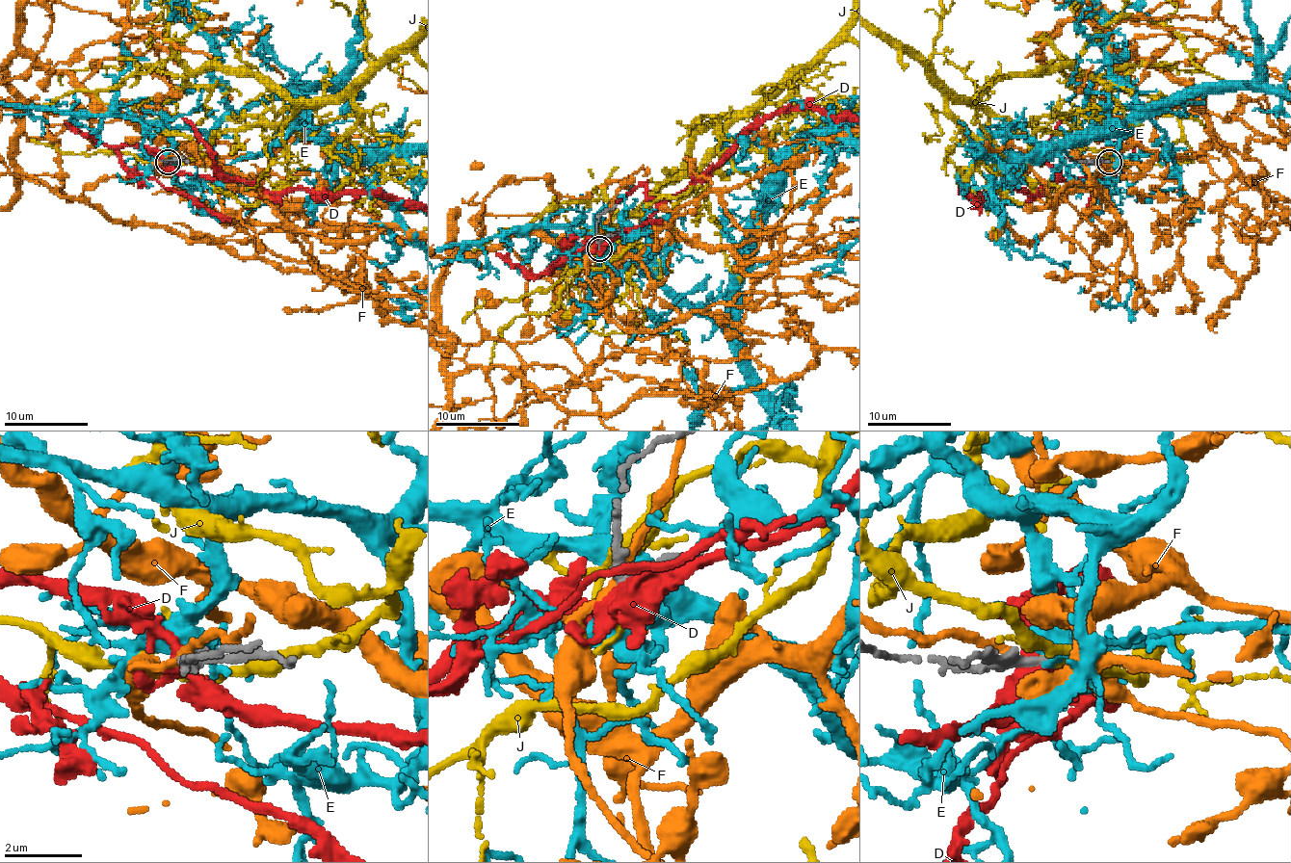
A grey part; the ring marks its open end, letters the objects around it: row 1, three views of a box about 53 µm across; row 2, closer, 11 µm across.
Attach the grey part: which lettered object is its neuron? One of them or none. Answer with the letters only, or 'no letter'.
E

